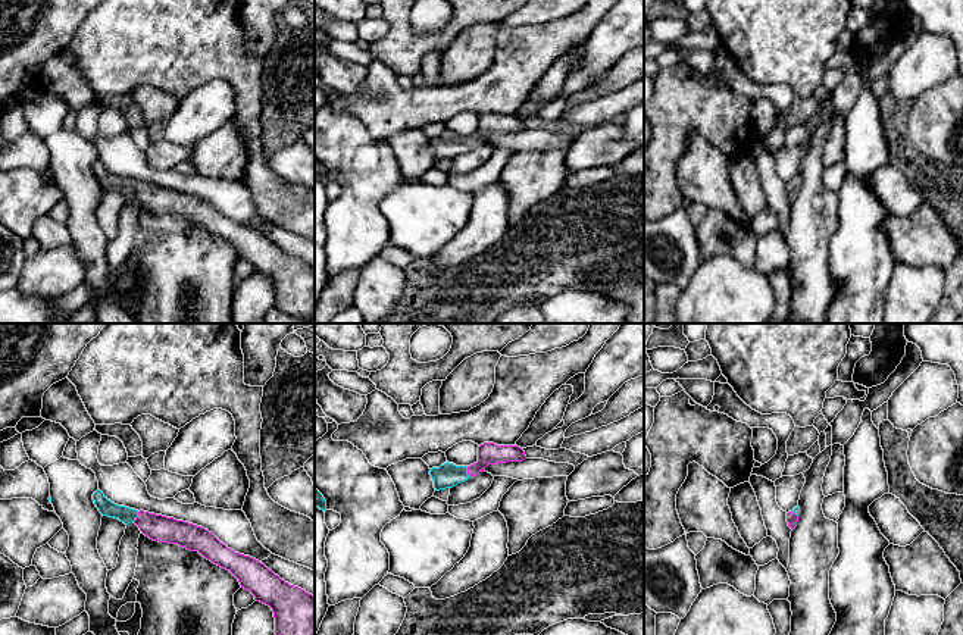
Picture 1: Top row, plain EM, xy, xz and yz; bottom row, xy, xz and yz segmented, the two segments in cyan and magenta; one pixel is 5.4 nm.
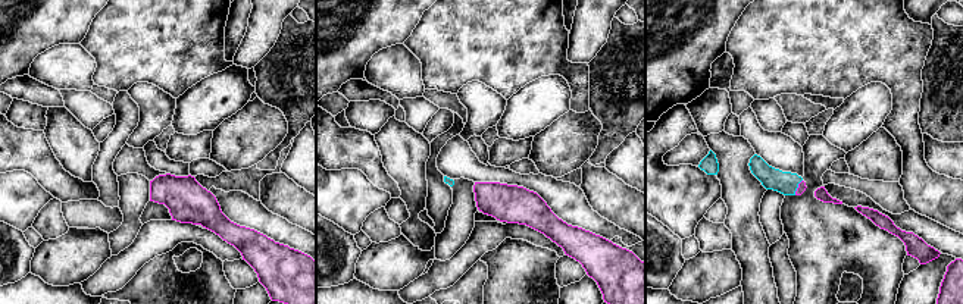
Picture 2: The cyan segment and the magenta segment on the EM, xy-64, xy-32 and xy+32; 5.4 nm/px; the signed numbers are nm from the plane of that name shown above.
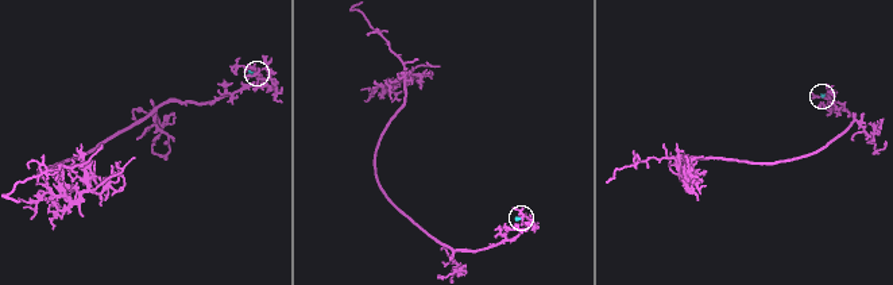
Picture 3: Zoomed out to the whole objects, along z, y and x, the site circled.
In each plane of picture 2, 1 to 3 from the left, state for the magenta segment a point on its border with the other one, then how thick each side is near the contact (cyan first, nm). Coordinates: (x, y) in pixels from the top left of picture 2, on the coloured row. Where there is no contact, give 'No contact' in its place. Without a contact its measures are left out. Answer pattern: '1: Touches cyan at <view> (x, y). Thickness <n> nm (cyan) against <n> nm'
1: No contact
2: No contact
3: Touches cyan at xy+32 (797, 187). Thickness 130 nm (cyan) against 50 nm

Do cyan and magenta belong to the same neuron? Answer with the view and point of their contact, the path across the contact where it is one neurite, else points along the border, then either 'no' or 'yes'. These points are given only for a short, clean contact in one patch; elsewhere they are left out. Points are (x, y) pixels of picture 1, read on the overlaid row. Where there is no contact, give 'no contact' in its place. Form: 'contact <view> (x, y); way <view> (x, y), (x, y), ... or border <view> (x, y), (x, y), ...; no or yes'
contact xz (466, 472); way xz (447, 475), (466, 472), (488, 453); yes

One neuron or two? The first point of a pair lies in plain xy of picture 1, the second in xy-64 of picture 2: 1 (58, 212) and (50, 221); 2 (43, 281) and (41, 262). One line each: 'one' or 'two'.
1: two
2: one

